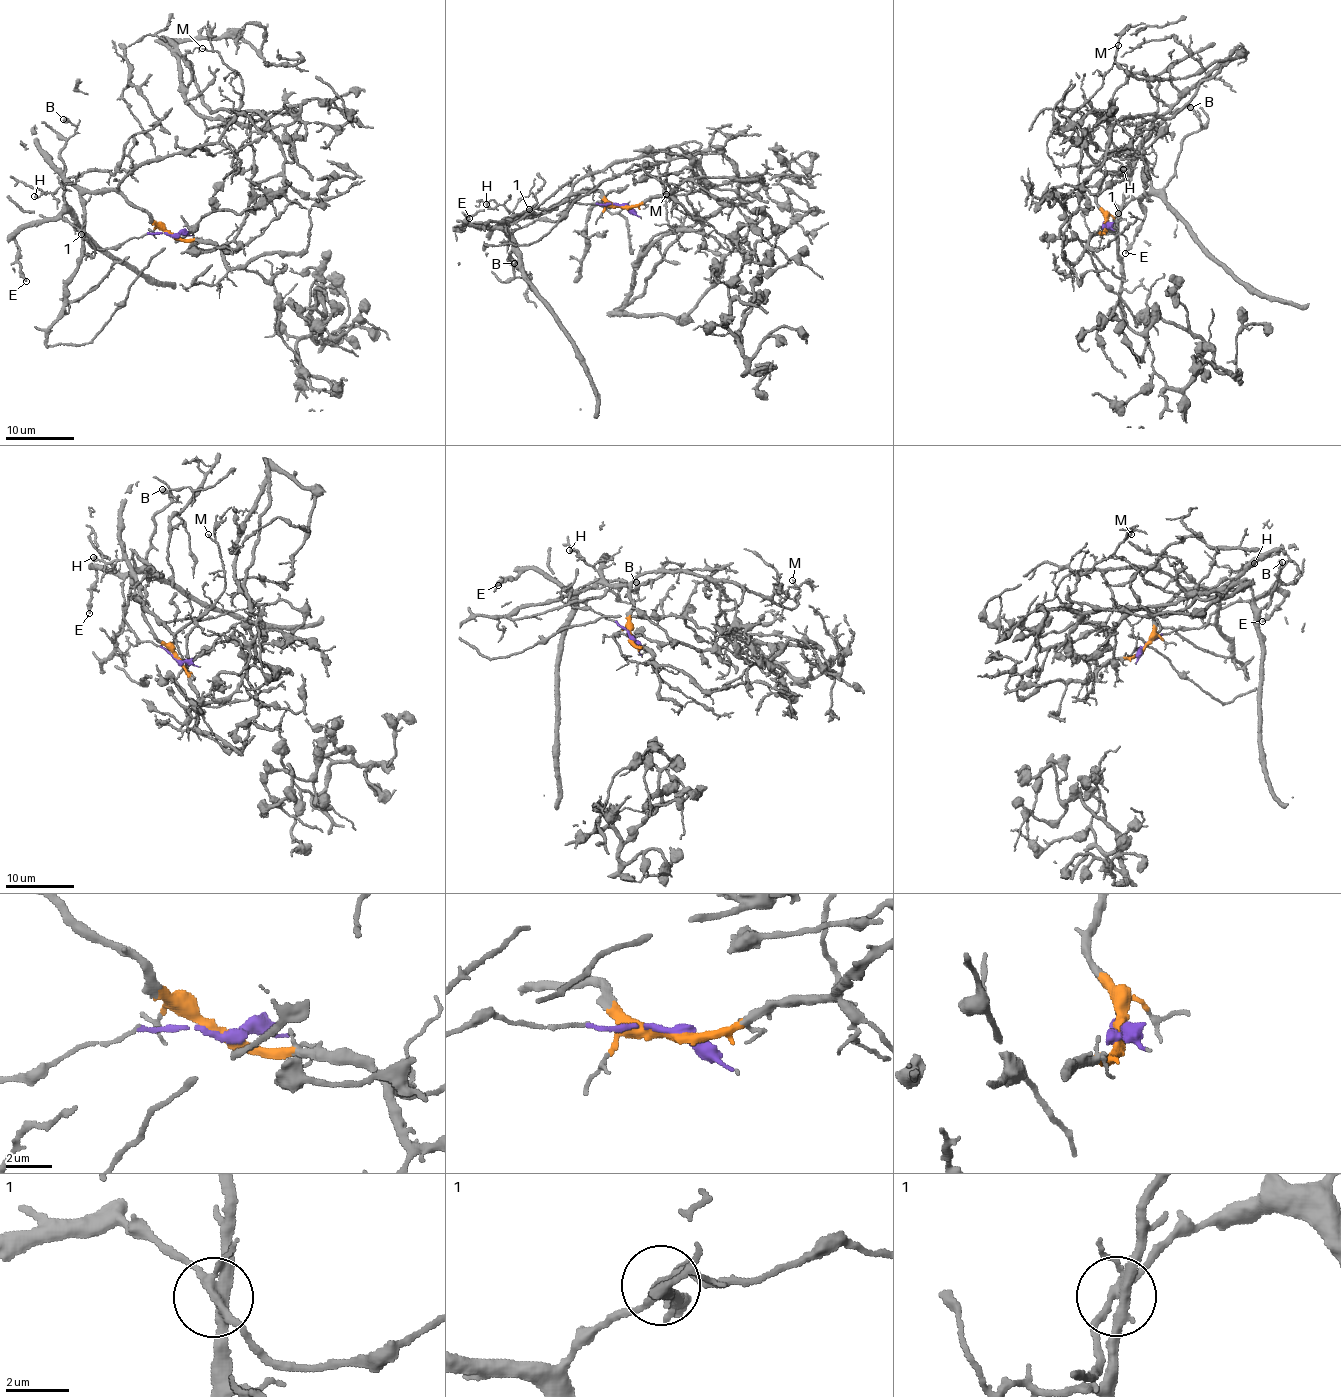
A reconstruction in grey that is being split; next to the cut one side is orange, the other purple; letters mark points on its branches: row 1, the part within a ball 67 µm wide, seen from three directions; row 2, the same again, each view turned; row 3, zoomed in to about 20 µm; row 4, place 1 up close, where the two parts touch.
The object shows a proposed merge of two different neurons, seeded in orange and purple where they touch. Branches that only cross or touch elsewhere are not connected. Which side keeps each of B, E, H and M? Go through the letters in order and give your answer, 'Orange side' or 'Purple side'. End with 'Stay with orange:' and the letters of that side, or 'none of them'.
B: Purple side
E: Purple side
H: Orange side
M: Orange side
Stay with orange: H, M

